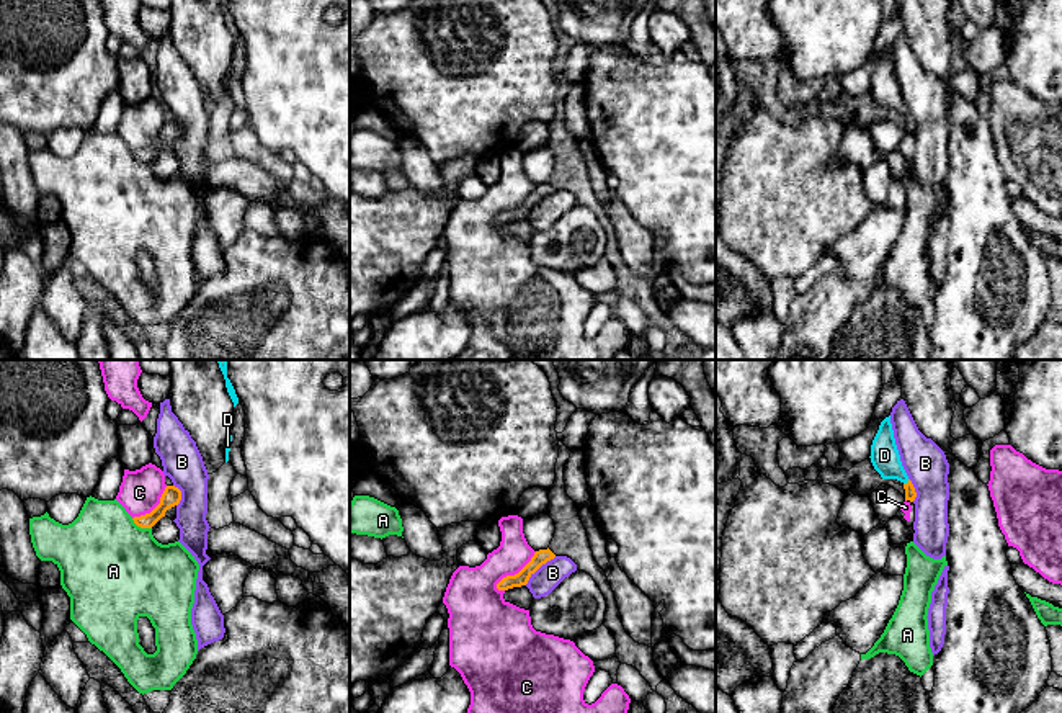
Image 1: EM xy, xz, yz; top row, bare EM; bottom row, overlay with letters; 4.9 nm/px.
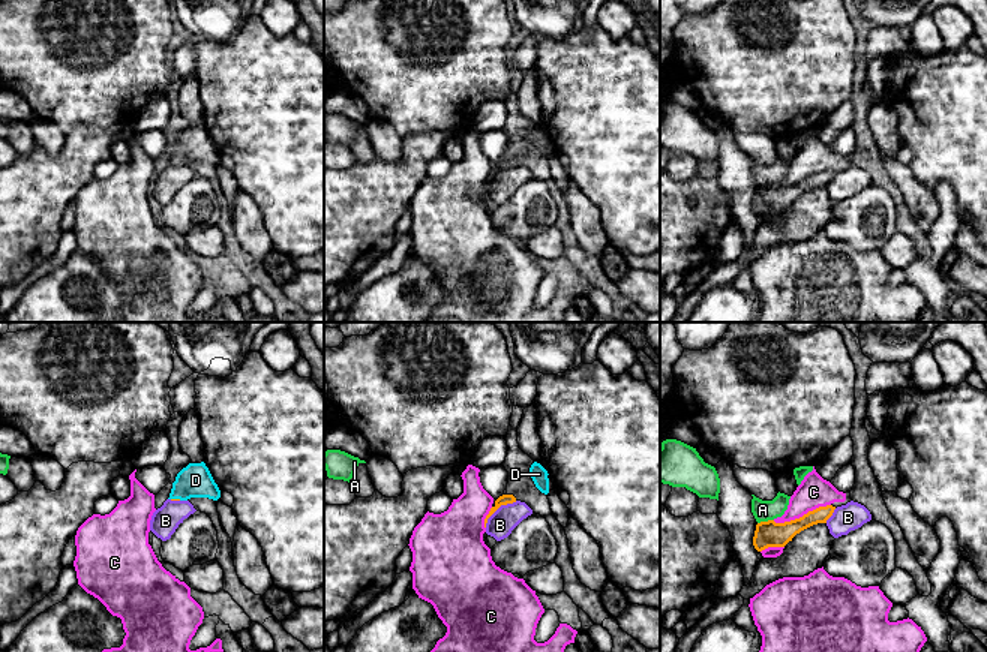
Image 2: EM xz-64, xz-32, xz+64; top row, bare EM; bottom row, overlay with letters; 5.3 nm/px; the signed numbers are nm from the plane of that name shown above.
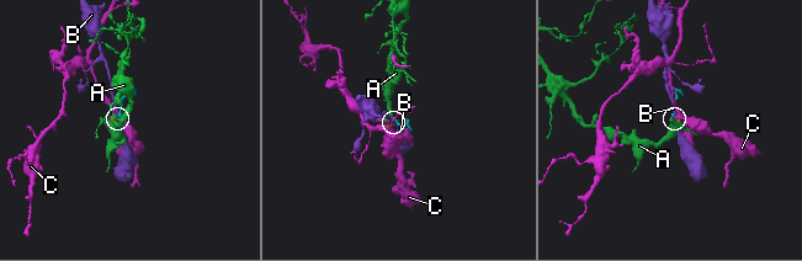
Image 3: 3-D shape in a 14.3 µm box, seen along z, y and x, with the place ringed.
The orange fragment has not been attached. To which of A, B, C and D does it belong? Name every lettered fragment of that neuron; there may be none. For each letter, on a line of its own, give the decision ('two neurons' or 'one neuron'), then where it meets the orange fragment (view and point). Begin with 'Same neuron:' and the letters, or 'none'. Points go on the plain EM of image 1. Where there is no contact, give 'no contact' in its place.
Same neuron: D
A: two neurons | xy (141, 161)
B: two neurons | xz (539, 200)
C: two neurons | xz (515, 208)
D: one neuron | yz (907, 116)

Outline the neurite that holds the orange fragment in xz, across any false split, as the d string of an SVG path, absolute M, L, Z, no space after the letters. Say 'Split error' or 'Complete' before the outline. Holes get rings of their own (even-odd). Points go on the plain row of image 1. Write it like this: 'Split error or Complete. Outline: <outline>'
Complete. Outline: M547 182L547 183L539 183L534 186L531 195L515 209L506 209L503 211L498 217L498 224L508 224L513 221L521 221L526 219L529 211L547 195L554 193L556 188Z

